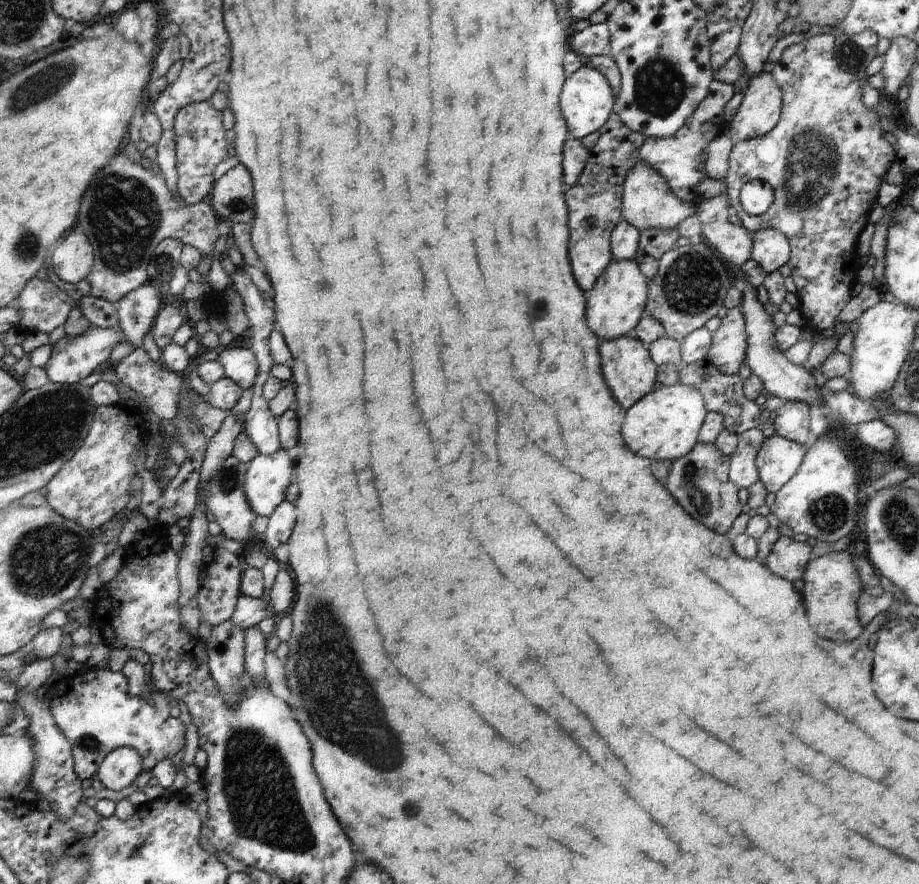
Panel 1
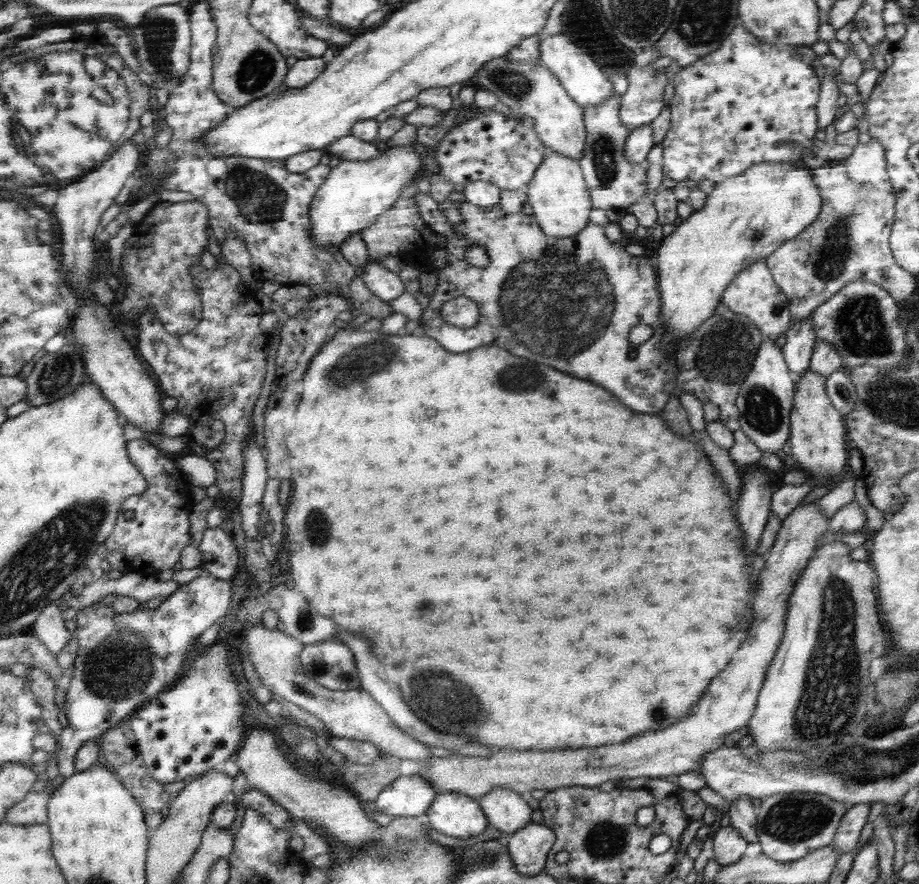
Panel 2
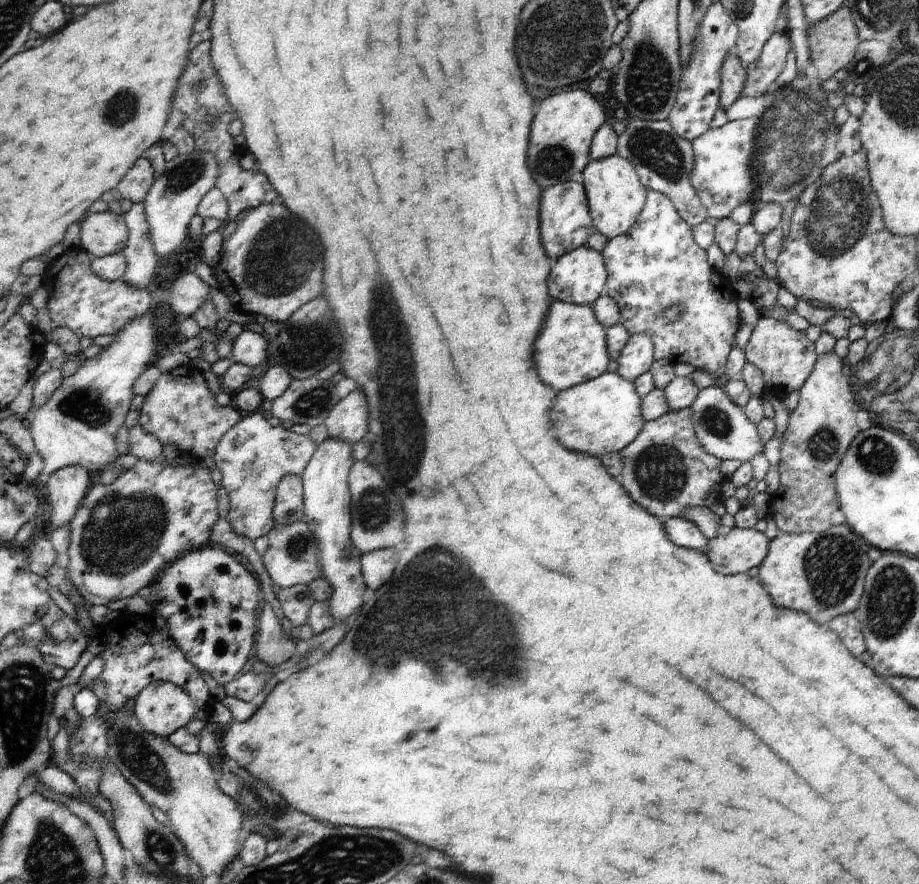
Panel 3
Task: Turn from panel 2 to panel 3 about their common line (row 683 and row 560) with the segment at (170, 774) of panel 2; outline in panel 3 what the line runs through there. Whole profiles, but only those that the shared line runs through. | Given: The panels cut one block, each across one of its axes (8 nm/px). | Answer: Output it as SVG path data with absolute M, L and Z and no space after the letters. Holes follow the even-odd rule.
M209 546L205 550L195 550L175 562L171 568L167 568L159 580L153 586L153 596L147 602L151 606L151 612L159 612L161 618L167 622L167 630L171 632L171 638L175 640L177 648L189 658L189 662L197 670L207 670L219 684L227 684L237 680L239 672L247 664L253 646L255 646L255 618L257 618L257 608L259 604L259 586L257 578L243 566L239 564L233 554L219 550L217 546Z

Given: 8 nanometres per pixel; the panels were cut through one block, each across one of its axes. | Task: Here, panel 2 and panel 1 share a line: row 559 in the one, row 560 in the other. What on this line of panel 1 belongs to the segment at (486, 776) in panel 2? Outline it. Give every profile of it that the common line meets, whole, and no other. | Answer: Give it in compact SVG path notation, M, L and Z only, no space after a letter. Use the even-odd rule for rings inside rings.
M779 534L779 540L773 544L771 552L763 560L763 564L779 578L789 582L797 582L803 578L807 562L813 558L811 546L807 546L801 538L793 538L789 534Z

